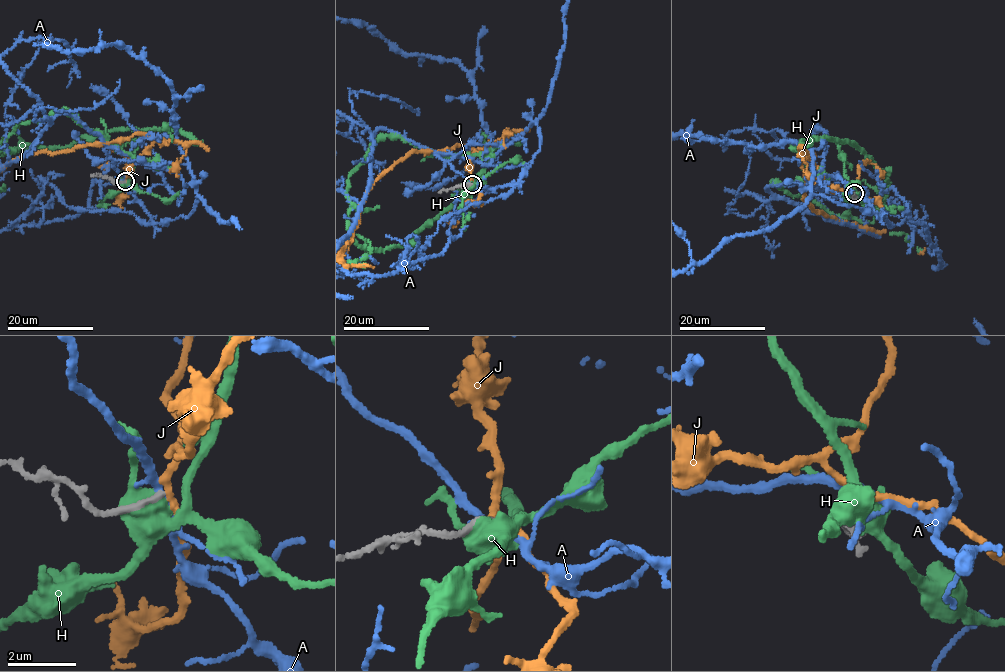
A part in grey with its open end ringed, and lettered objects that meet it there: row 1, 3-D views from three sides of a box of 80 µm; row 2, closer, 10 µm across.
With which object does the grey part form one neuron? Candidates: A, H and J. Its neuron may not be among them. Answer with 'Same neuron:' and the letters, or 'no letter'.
Same neuron: no letter

